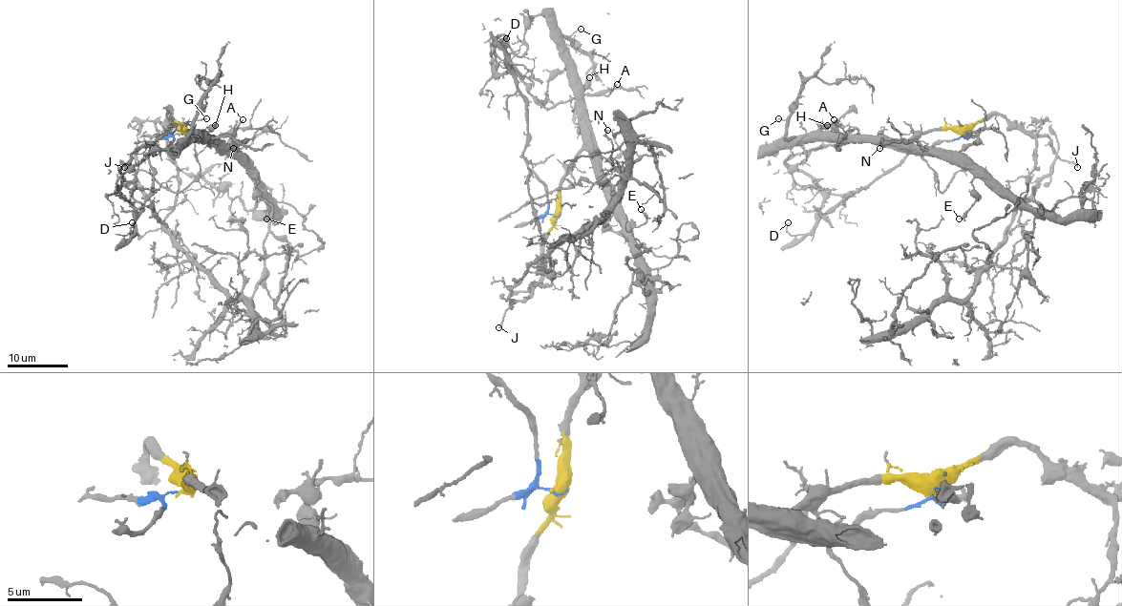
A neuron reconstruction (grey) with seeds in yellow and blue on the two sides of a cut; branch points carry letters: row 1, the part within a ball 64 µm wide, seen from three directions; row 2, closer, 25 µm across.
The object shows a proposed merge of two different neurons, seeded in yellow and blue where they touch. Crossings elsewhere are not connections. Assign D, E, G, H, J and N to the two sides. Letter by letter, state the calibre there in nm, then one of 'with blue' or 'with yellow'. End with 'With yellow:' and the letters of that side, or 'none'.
D: 160 nm | with blue
E: 130 nm | with yellow
G: 130 nm | with yellow
H: 220 nm | with yellow
J: 170 nm | with yellow
N: 90 nm | with yellow
With yellow: E, G, H, J, N

